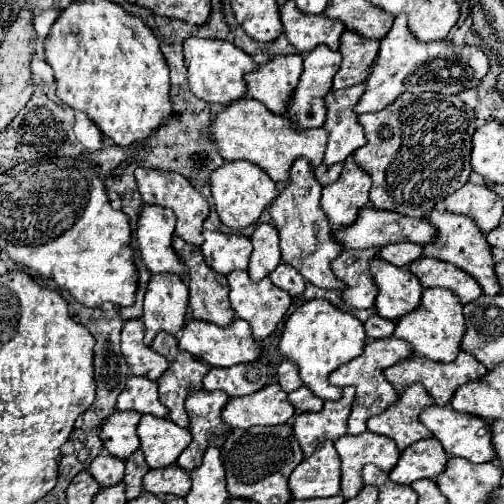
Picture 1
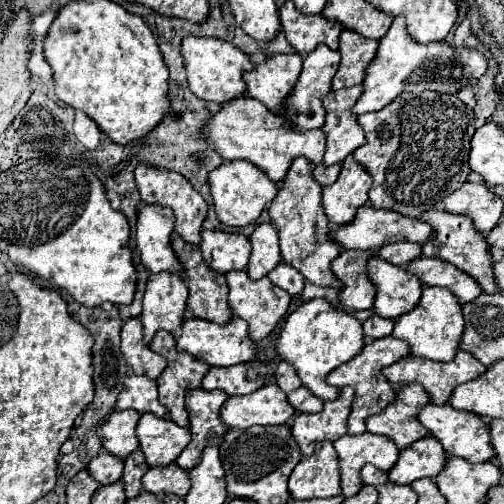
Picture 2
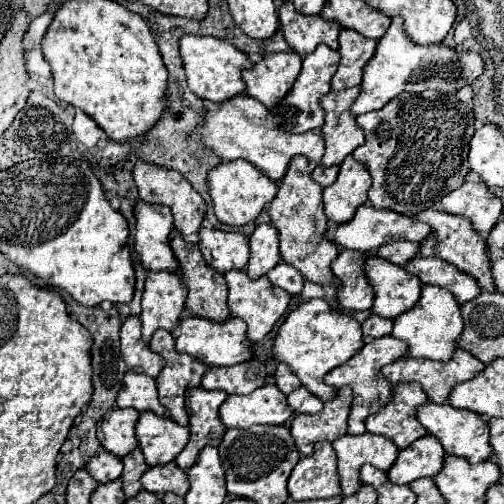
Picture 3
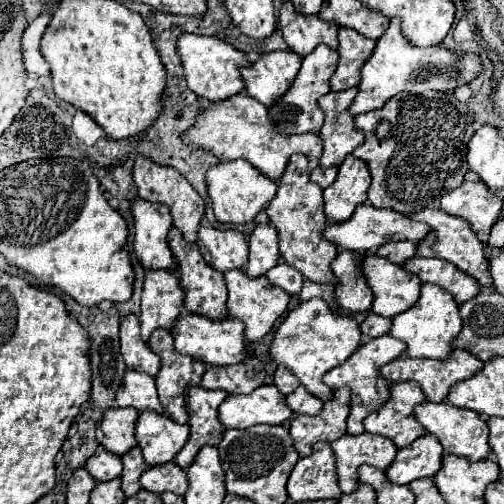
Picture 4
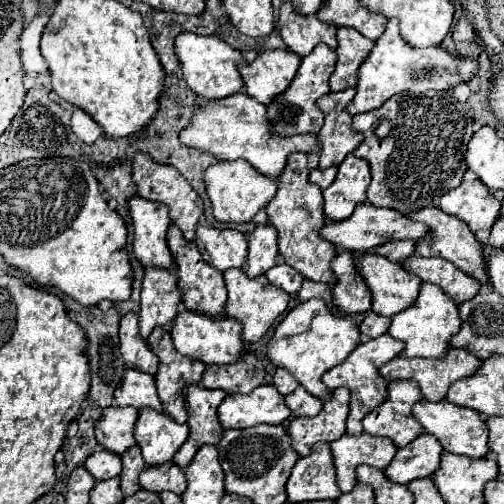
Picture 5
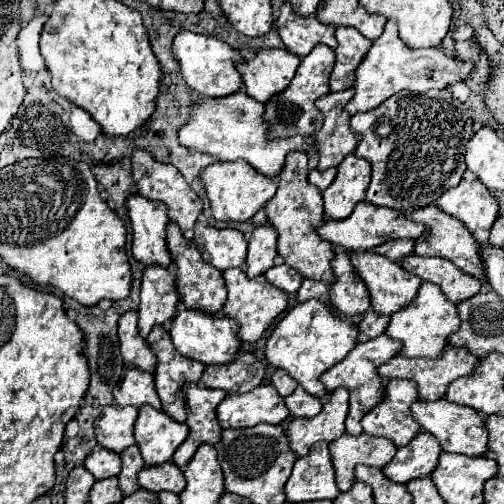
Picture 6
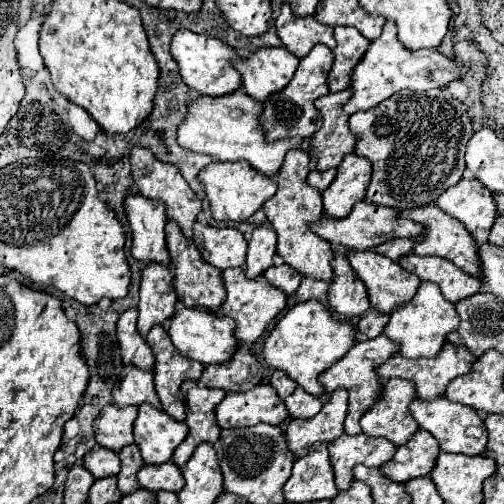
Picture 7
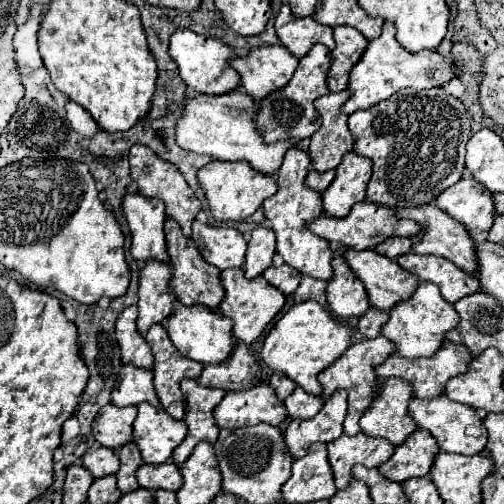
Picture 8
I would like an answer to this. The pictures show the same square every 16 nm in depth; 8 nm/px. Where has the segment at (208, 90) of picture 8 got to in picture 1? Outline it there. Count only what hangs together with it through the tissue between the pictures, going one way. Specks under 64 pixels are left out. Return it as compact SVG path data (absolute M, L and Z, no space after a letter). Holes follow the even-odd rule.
M188 38L184 42L184 58L188 66L188 82L190 90L210 102L210 104L222 104L228 106L230 102L236 102L246 96L246 82L244 74L254 72L258 64L248 56L244 50L238 46L224 42L224 40L214 40L214 38Z

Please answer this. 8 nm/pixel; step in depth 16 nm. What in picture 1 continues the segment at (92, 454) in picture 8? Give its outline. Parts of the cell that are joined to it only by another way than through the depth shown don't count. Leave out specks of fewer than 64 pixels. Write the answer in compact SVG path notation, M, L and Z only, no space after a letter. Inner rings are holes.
M102 452L100 456L94 458L88 470L104 488L114 486L124 480L124 462L108 452Z

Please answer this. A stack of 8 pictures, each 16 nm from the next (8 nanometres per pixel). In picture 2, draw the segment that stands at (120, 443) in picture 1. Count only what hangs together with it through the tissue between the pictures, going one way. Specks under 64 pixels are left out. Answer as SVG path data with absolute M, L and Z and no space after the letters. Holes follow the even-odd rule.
M114 410L100 426L102 446L120 460L124 460L124 456L130 456L132 450L138 448L136 438L138 420L140 414L136 410Z

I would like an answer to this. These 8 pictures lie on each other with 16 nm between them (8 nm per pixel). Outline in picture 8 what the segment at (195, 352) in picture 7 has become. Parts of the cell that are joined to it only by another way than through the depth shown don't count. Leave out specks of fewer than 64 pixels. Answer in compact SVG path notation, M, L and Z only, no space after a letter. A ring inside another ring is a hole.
M178 306L174 314L168 318L168 336L182 356L202 364L224 362L236 346L236 338L232 336L232 320L200 306Z

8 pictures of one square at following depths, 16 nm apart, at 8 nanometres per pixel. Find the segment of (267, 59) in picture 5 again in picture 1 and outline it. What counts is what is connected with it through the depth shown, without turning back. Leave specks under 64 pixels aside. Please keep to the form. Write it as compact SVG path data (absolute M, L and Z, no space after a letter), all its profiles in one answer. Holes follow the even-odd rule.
M300 54L276 56L256 72L244 76L248 84L248 96L262 102L270 112L284 114L288 110L288 100L298 86L302 70L304 66Z

